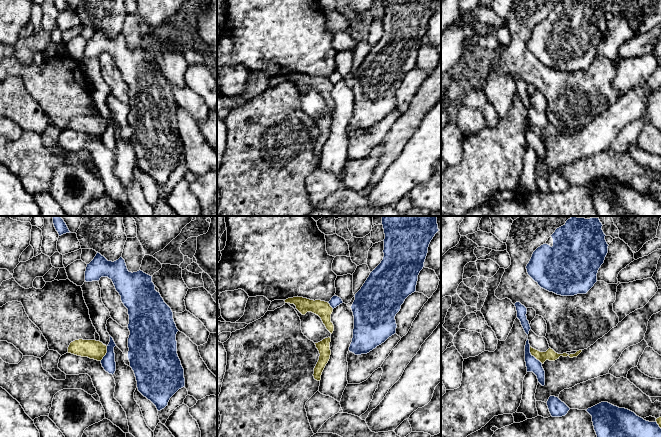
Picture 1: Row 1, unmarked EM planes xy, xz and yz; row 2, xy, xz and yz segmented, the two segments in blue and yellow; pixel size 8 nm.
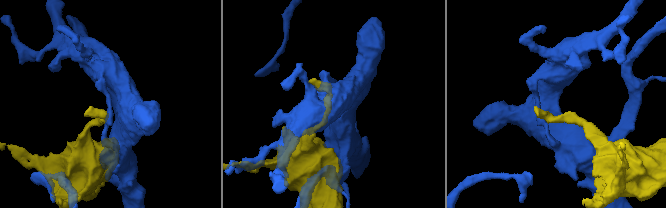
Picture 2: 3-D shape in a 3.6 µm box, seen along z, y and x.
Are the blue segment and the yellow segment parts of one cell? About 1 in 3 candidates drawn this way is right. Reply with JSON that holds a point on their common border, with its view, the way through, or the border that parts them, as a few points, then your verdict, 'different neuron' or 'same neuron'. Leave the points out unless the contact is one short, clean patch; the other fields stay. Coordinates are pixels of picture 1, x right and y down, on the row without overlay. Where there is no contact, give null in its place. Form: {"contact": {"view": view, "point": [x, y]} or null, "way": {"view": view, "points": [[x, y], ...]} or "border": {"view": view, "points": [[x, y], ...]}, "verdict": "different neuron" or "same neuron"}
{"contact": {"view": "yz", "point": [533, 132]}, "verdict": "different neuron"}

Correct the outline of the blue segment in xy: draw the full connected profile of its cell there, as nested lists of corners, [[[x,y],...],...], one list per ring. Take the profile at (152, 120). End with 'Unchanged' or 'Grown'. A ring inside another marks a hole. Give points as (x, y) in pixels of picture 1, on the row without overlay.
[[[97,28],[87,40],[85,57],[99,57],[101,53],[112,56],[122,79],[128,85],[130,111],[127,132],[136,153],[138,167],[160,187],[179,165],[185,163],[184,145],[177,130],[176,110],[179,106],[174,98],[173,88],[155,66],[152,52],[141,46],[129,48],[122,33],[112,38]]]. Unchanged

